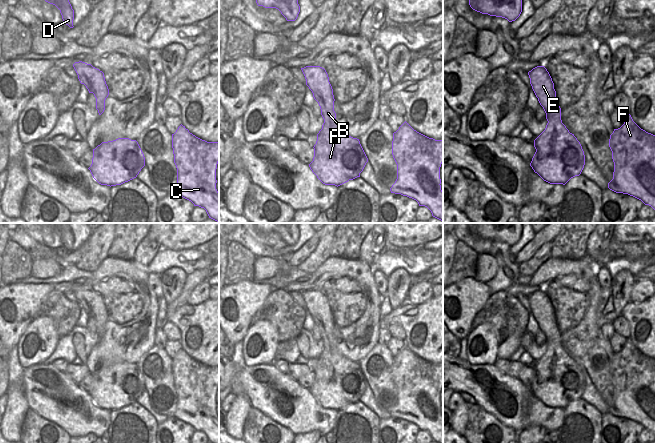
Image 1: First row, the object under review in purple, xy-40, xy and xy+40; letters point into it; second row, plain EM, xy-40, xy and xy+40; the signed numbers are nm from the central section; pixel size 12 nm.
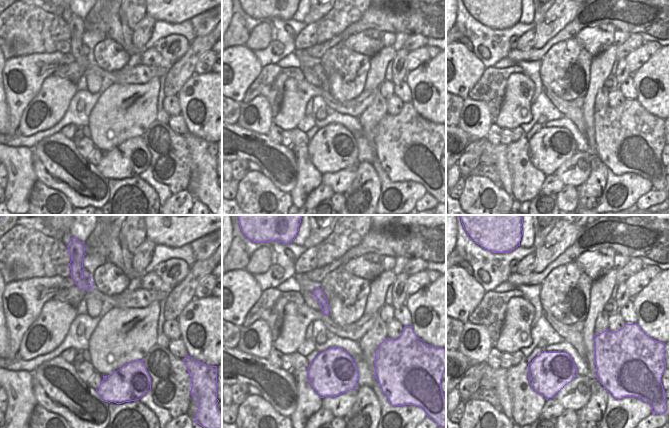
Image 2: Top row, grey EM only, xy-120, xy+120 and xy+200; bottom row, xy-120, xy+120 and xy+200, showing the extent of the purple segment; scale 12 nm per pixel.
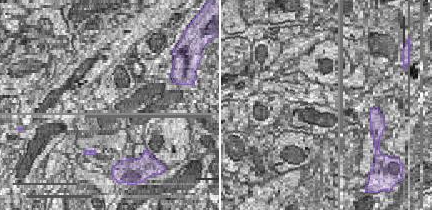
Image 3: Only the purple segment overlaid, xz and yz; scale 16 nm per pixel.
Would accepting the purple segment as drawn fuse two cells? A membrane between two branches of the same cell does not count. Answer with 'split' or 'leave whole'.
split

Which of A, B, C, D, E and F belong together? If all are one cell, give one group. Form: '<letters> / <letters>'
A / B C D E F

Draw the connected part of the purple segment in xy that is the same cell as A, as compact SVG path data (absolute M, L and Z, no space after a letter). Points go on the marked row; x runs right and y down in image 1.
M331 120L330 126L323 123L313 148L314 157L309 167L325 185L338 187L360 177L368 162L359 139L344 133L336 120Z

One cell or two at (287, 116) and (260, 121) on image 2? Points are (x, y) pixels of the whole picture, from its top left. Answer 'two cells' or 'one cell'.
two cells

